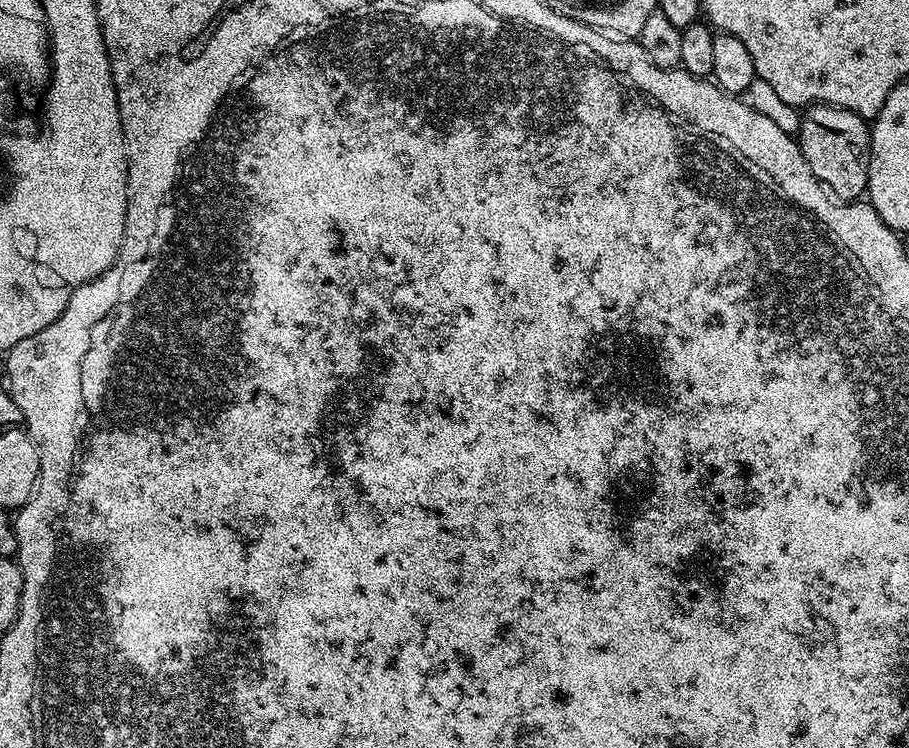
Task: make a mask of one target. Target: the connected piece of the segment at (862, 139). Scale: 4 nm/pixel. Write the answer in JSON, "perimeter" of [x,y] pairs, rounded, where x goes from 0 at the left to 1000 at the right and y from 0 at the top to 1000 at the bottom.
{"perimeter":[[[894,139],[886,143],[880,158],[878,191],[891,227],[898,234],[898,239],[921,269],[942,270],[954,258],[959,172],[952,156],[930,144],[919,144],[915,139]]]}

